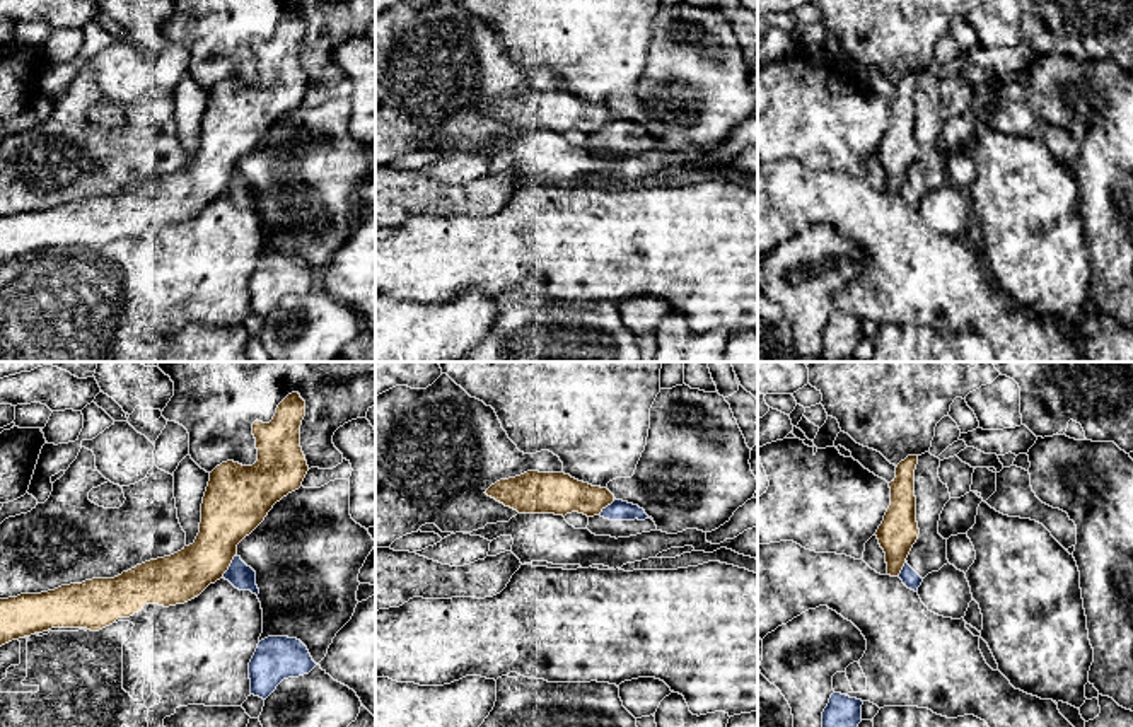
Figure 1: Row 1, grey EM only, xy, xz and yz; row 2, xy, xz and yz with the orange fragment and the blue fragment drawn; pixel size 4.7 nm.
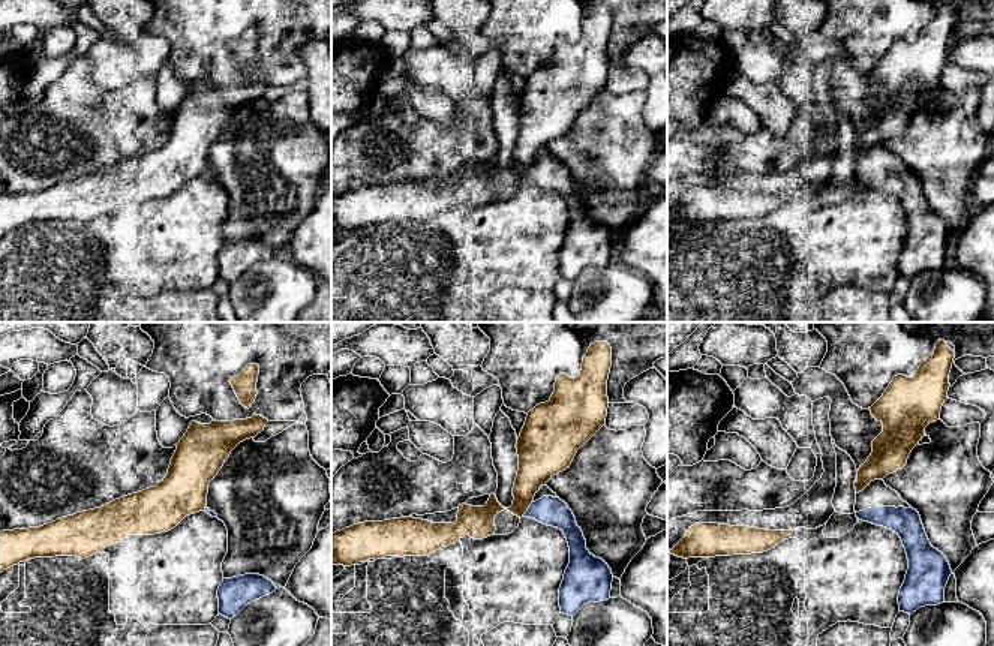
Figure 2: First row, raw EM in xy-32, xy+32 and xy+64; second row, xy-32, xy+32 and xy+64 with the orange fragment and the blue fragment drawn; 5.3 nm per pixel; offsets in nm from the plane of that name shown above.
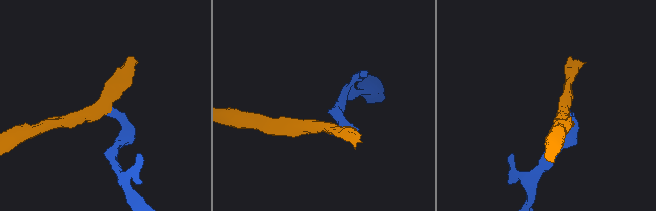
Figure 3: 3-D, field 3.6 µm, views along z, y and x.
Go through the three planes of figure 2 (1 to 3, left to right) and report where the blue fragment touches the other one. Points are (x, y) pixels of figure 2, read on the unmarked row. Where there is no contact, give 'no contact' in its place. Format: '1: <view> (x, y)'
1: xy-32 (204, 173)
2: xy+32 (526, 174)
3: no contact

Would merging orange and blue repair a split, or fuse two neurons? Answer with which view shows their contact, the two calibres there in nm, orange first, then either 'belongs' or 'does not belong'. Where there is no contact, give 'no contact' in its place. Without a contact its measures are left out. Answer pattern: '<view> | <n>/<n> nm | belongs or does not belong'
xy | 280/120 nm | does not belong

